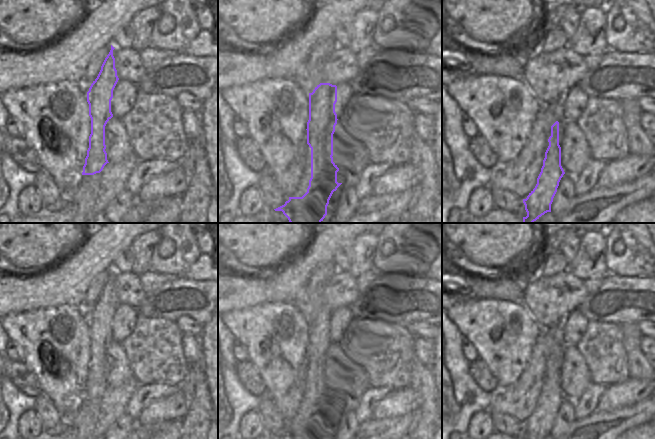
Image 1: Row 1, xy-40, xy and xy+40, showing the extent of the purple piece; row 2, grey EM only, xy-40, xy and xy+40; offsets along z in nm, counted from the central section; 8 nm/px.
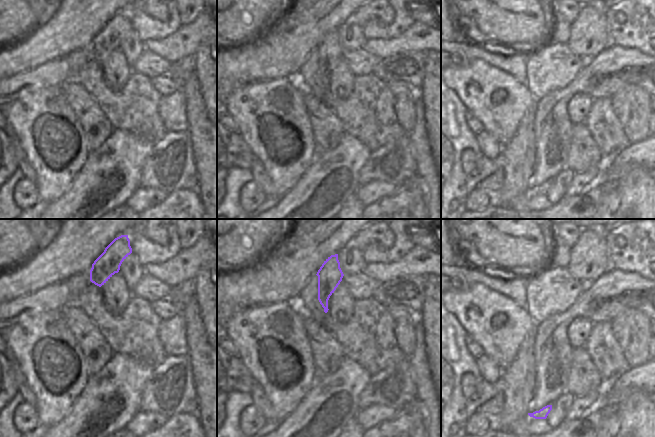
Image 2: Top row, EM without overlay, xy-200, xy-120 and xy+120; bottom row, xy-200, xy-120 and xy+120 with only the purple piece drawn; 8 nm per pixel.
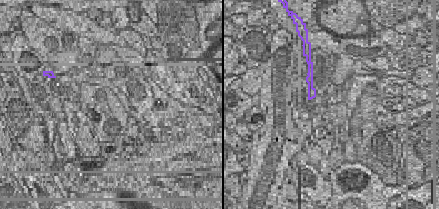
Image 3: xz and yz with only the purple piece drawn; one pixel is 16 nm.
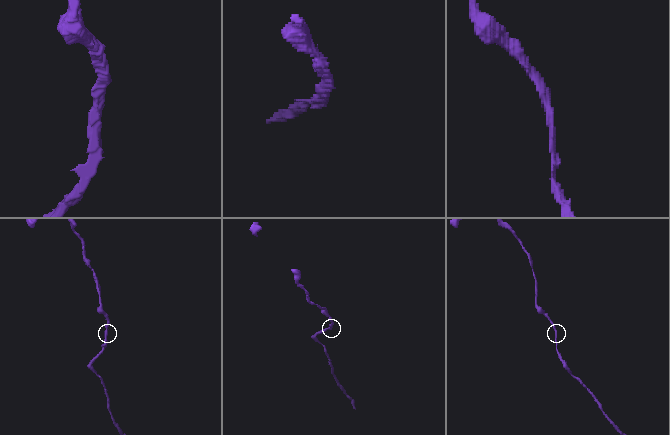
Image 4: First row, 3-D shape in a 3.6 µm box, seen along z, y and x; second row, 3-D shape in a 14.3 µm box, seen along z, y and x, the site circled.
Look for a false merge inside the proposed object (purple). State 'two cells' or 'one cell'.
one cell

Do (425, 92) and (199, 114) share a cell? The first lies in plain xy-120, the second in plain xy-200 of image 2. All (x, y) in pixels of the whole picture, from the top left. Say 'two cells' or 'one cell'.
two cells

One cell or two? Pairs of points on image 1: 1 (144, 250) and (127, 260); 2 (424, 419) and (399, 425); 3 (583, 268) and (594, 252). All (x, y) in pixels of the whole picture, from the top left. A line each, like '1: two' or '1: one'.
1: two
2: two
3: one

